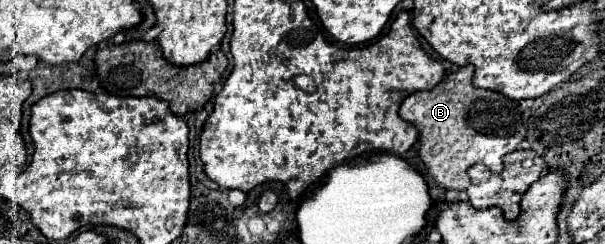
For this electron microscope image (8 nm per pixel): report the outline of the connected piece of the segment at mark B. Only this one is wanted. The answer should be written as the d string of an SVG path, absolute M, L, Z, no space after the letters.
M472 64L450 72L436 88L426 92L412 92L400 104L400 118L414 124L420 136L420 158L428 174L442 188L466 190L470 186L468 168L482 162L492 172L502 170L502 158L516 150L526 138L526 128L520 118L518 102L500 92L472 86Z

